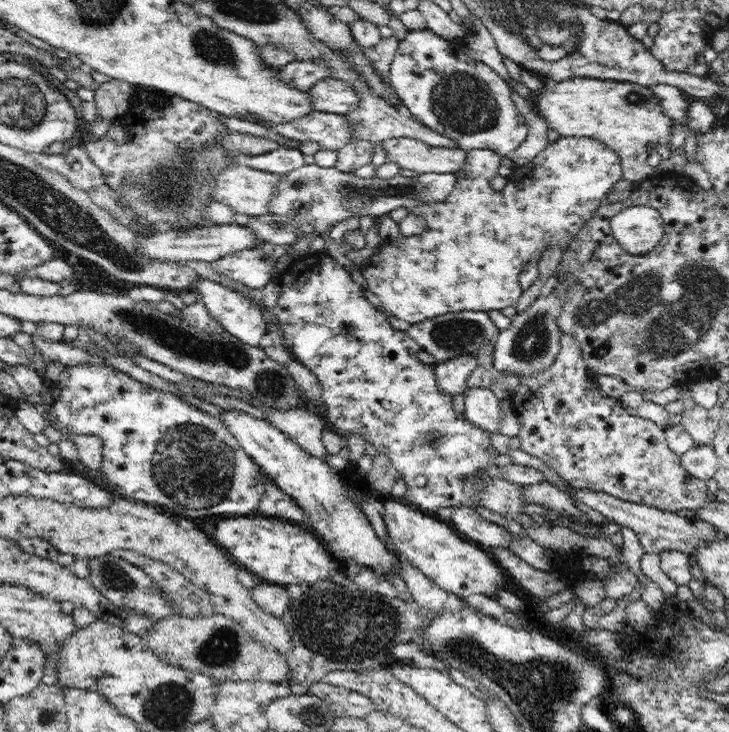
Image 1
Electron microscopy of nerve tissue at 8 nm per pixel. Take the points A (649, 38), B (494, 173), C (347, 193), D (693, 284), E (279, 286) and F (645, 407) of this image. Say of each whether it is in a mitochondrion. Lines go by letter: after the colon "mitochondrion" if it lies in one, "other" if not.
A: other
B: other
C: mitochondrion
D: other
E: other
F: other

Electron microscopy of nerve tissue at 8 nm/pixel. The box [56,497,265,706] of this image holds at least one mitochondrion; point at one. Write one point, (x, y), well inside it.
(221, 649)

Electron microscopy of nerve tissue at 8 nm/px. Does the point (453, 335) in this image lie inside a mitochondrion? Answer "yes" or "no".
yes

